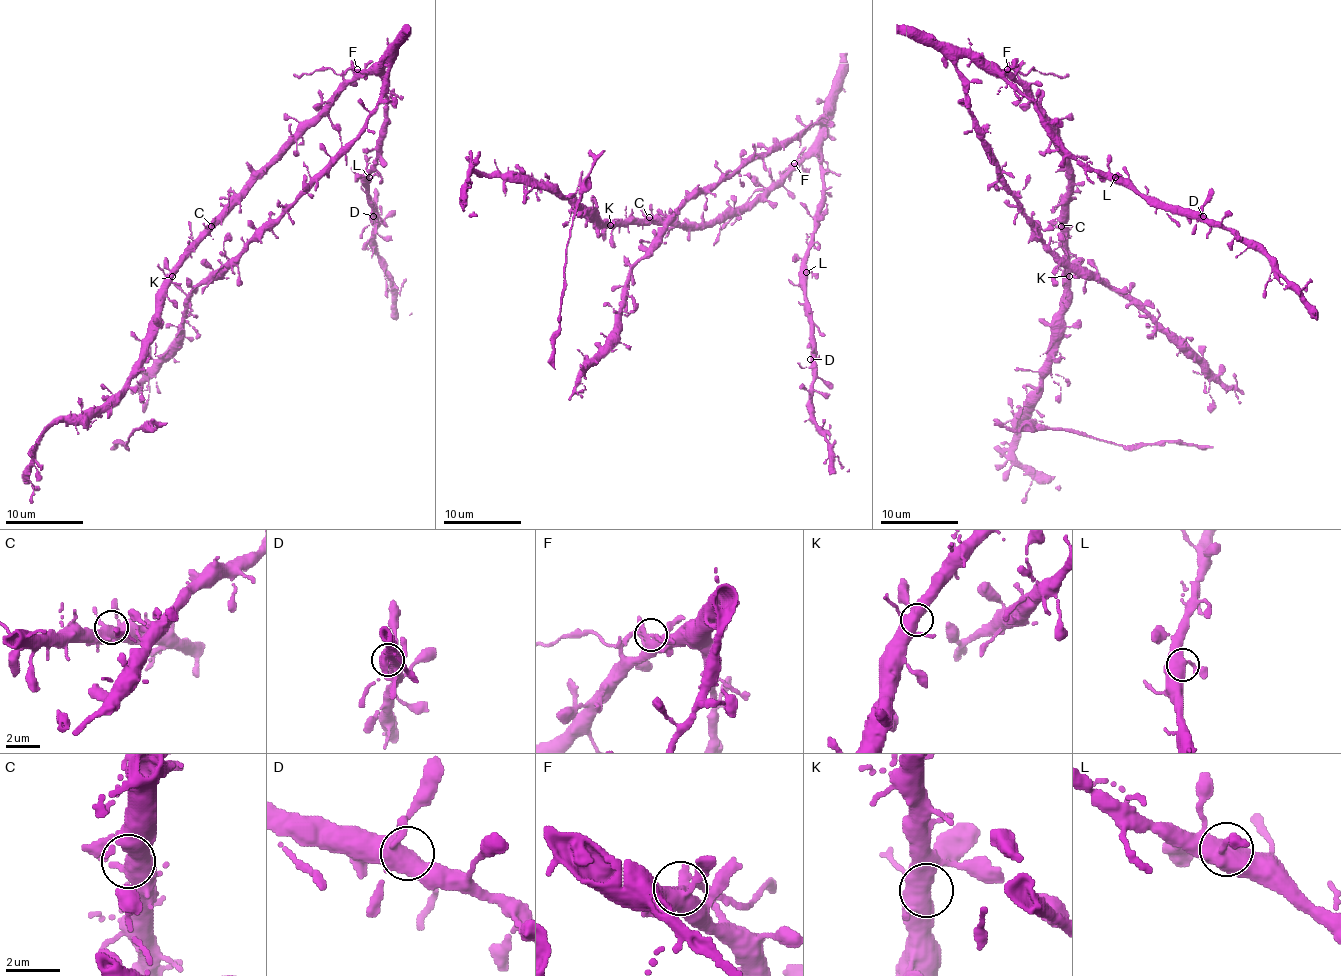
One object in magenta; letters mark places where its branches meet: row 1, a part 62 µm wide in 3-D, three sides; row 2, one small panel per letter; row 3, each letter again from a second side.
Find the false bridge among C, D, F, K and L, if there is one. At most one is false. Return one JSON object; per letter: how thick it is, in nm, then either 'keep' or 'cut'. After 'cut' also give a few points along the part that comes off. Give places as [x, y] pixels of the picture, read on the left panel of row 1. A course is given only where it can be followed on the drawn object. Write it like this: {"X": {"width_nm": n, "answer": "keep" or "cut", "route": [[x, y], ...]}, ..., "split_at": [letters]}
{"C": {"width_nm": 360, "answer": "keep"}, "D": {"width_nm": 400, "answer": "keep"}, "F": {"width_nm": 380, "answer": "keep"}, "K": {"width_nm": 400, "answer": "keep"}, "L": {"width_nm": 380, "answer": "keep"}, "split_at": []}

